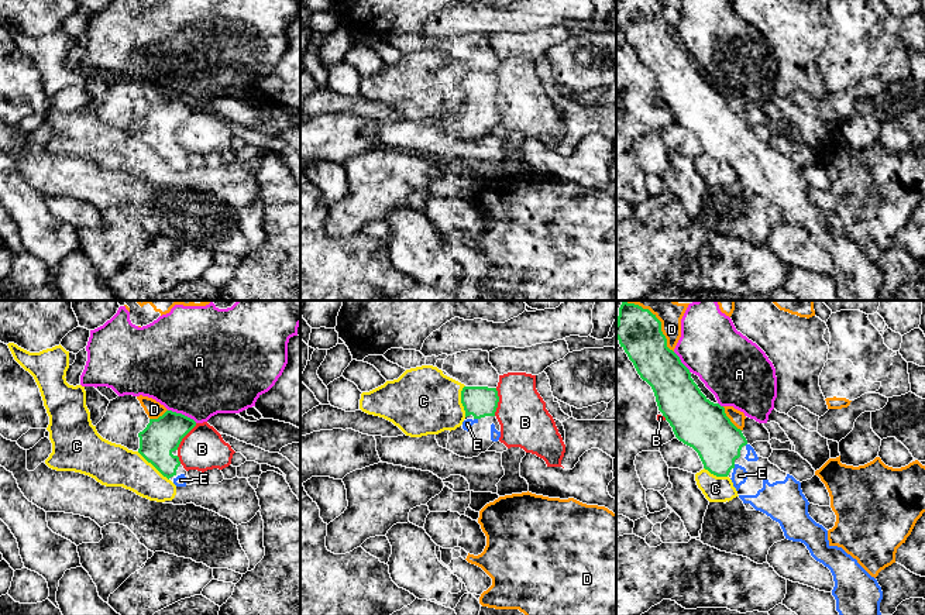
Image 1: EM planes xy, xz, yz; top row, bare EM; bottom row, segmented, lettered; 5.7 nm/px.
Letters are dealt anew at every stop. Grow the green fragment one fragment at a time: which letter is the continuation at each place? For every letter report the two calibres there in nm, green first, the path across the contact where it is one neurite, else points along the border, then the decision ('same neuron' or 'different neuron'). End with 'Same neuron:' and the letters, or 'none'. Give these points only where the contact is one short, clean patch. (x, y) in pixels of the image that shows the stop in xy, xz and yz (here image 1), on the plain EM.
A: 200/500 nm | different neuron
B: 180/280 nm | different neuron
C: 200/240 nm | different neuron
D: 240/110 nm | different neuron
E: 280/90 nm | across yz (709, 116), (733, 151), (739, 160) | same neuron
Same neuron: E

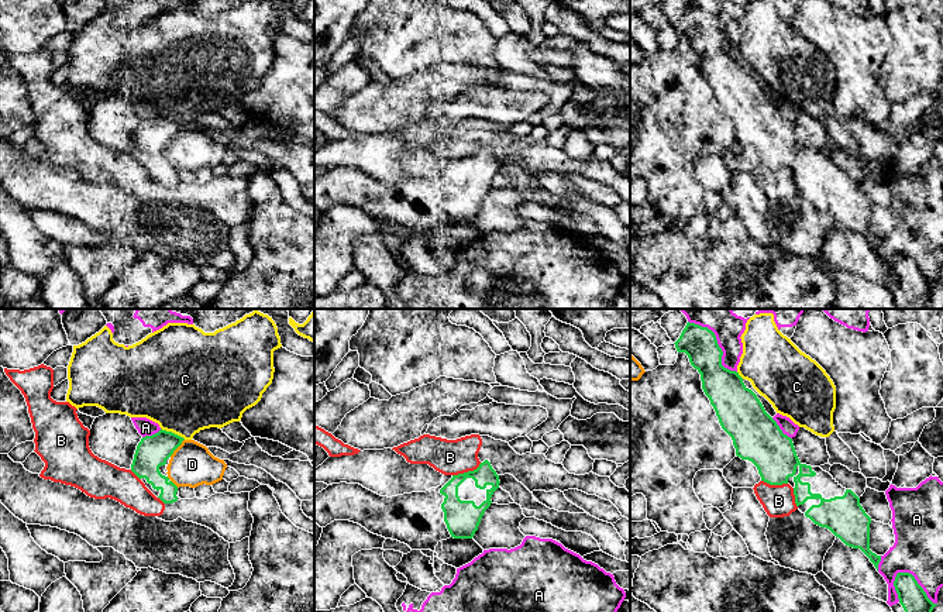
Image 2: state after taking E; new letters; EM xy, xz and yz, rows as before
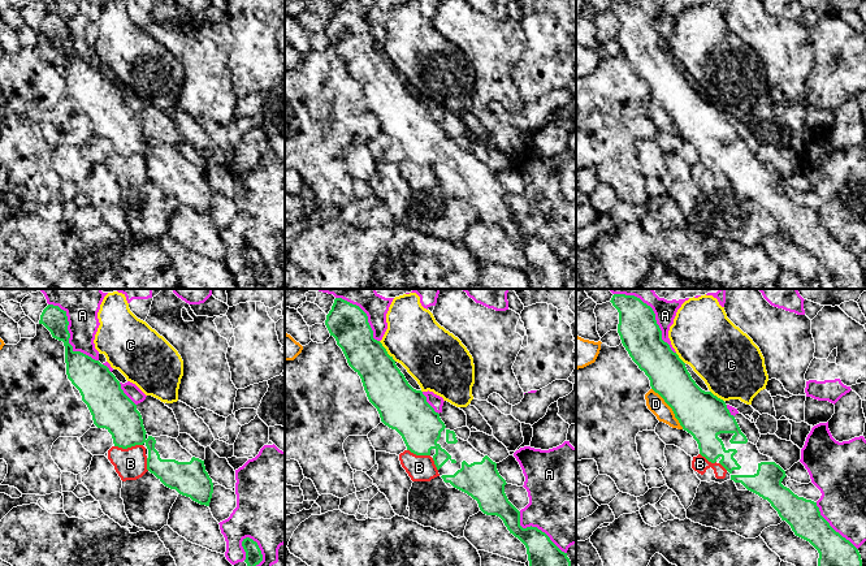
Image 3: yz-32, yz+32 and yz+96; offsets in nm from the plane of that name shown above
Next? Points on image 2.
A: 170/280 nm | different neuron
B: 180/200 nm | different neuron
C: 190/480 nm | different neuron
D: 190/240 nm | different neuron
Same neuron: none

